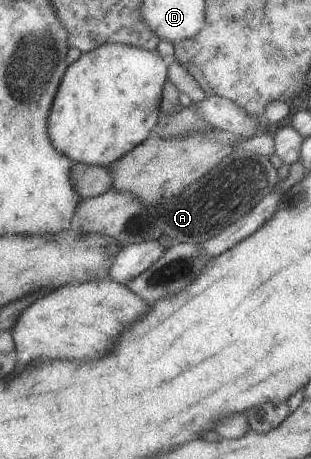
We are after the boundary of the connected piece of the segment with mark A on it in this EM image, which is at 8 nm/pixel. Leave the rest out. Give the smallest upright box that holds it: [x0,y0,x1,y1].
[74,148,278,247]

